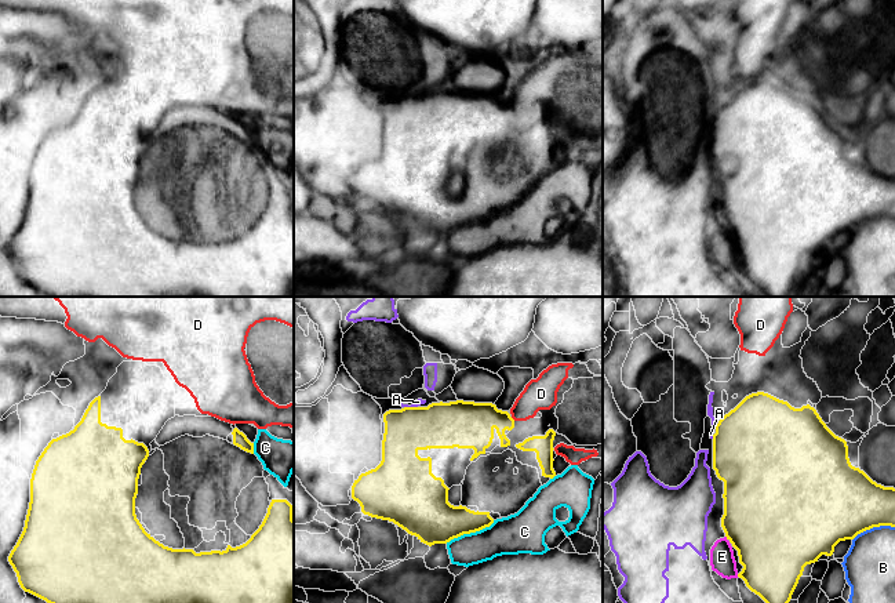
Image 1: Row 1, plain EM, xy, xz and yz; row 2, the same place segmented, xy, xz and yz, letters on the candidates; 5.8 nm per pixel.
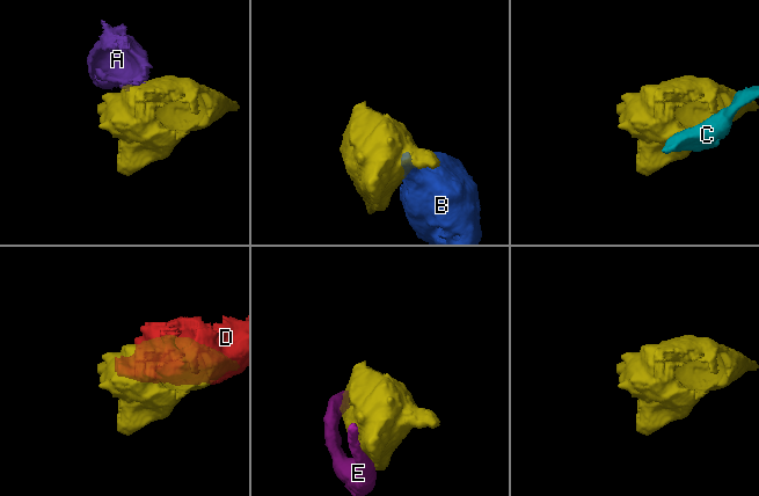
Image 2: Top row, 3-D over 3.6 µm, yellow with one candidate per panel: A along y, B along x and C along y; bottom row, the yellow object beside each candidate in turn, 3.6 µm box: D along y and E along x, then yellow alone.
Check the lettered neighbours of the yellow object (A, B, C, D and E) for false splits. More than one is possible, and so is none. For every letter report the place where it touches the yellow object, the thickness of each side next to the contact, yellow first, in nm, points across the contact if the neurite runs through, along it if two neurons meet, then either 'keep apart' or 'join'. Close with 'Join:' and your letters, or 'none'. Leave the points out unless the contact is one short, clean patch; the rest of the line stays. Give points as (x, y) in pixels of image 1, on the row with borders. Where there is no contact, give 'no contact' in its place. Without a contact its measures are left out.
A: contact xz (411, 407); calibres 280 and 40 nm; keep apart
B: contact yz (873, 526); calibres 440 and 300 nm; keep apart
C: contact xz (469, 533); calibres 280 and 220 nm; keep apart
D: contact xz (512, 418); calibres 280 and 190 nm; keep apart
E: contact yz (727, 538); calibres 480 and 140 nm; keep apart
Join: none

